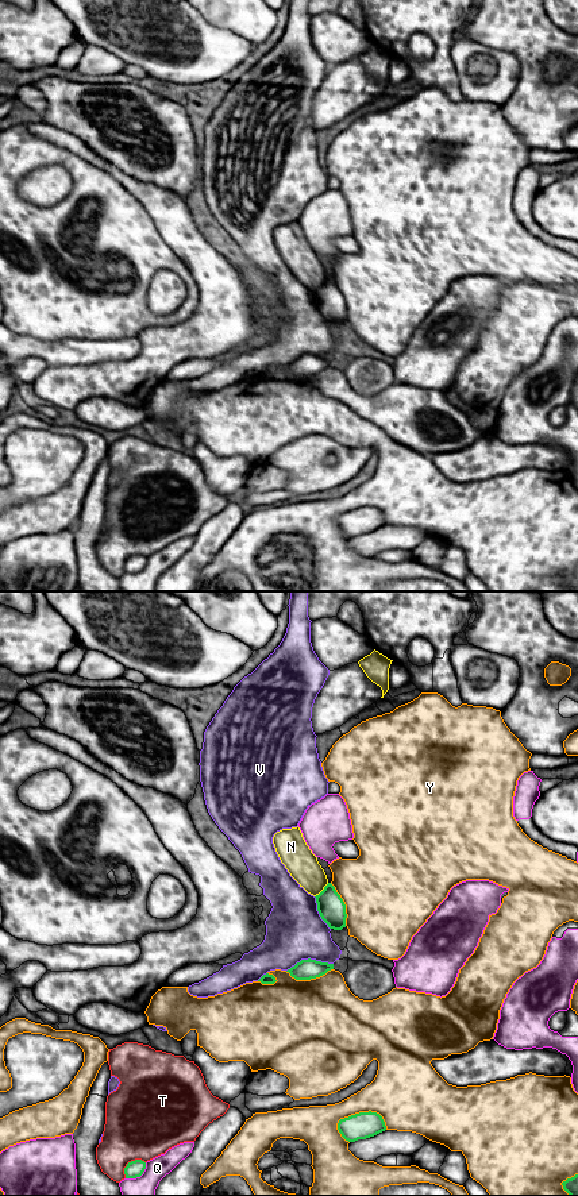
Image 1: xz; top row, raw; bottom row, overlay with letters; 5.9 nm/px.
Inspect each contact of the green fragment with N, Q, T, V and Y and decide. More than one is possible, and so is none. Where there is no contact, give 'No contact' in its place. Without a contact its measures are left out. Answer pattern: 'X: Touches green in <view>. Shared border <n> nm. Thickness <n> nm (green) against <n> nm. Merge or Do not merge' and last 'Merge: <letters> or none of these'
N: Touches green in xz. Shared border 120 nm. Thickness 160 nm (green) against 190 nm. Do not merge
Q: Touches green in xz. Shared border 160 nm. Thickness 100 nm (green) against 190 nm. Do not merge
T: Touches green in xz. Shared border 160 nm. Thickness 100 nm (green) against 440 nm. Do not merge
V: Touches green in xz. Shared border 280 nm. Thickness 120 nm (green) against 360 nm. Do not merge
Y: Touches green in xz. Shared border 300 nm. Thickness 160 nm (green) against 380 nm. Do not merge
Merge: none of these

